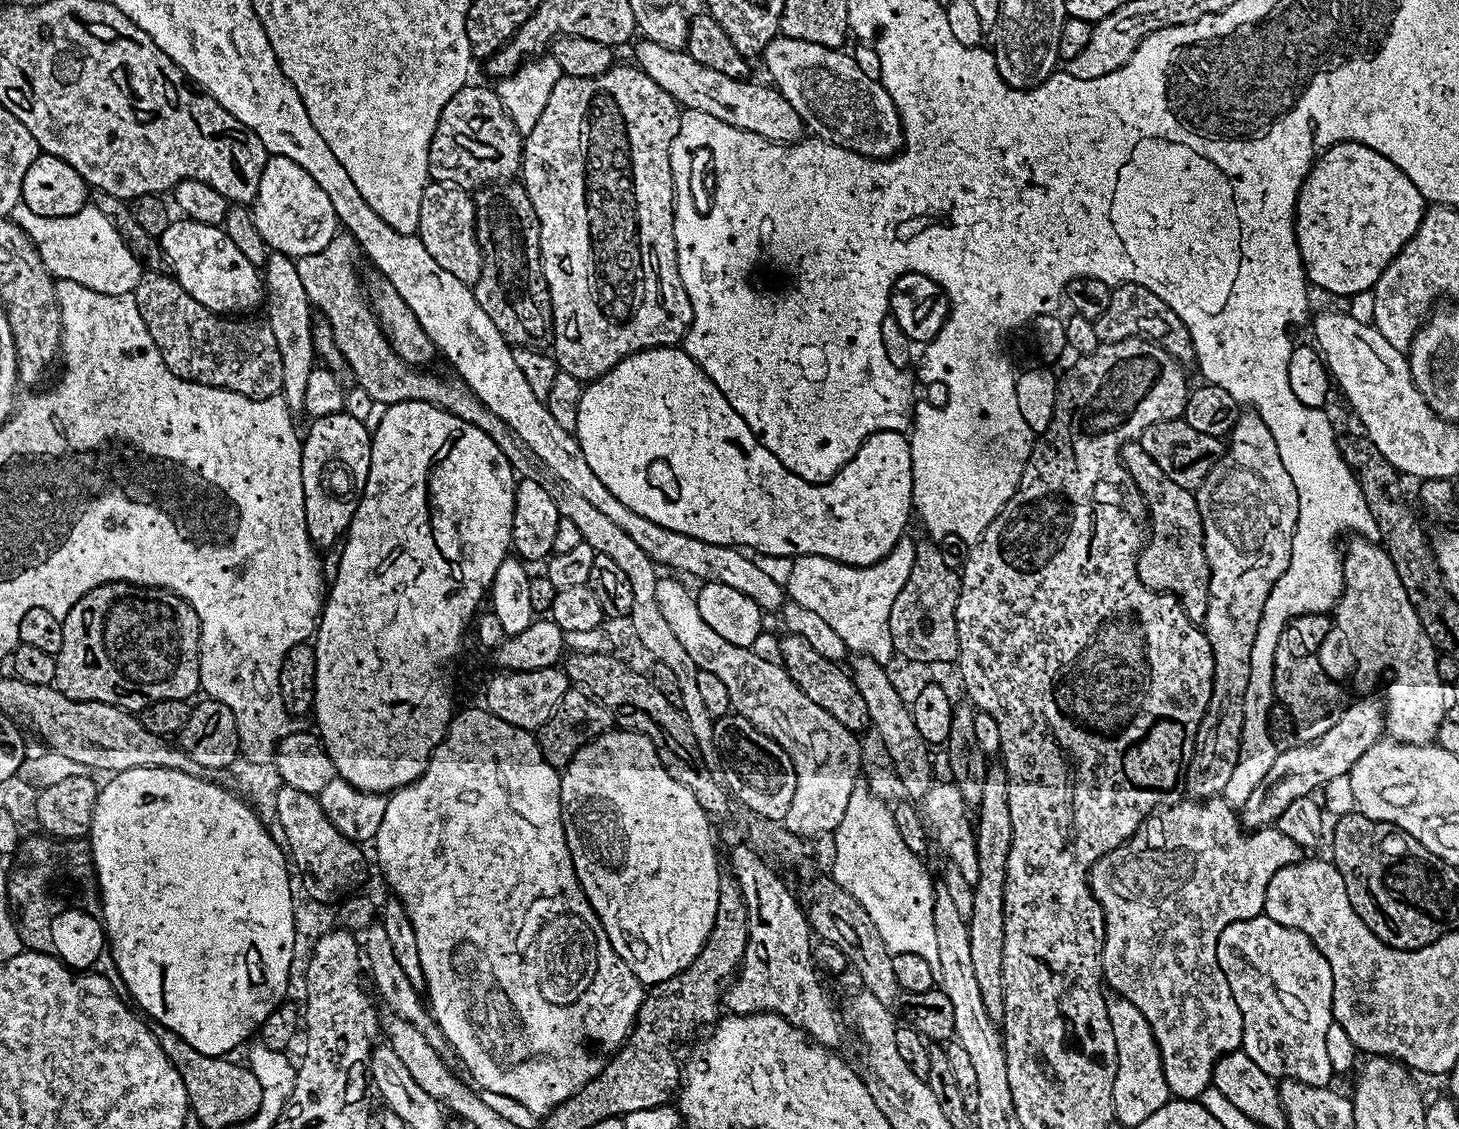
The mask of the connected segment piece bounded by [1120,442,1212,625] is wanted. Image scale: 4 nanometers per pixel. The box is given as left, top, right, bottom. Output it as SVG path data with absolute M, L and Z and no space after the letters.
M1139 442L1125 444L1120 449L1120 460L1128 472L1128 479L1134 485L1135 491L1144 499L1144 504L1148 507L1148 520L1152 523L1152 537L1147 537L1142 551L1136 558L1136 569L1138 578L1142 578L1144 585L1155 592L1168 592L1171 596L1179 600L1192 624L1203 625L1208 609L1208 599L1210 596L1210 570L1206 562L1206 550L1204 549L1204 531L1202 530L1202 514L1198 514L1198 502L1193 489L1178 486L1178 482L1173 482L1162 466L1142 450Z

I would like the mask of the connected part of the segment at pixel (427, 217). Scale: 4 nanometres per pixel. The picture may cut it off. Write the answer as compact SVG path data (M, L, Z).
M432 180L422 190L422 206L418 214L418 235L422 246L460 282L474 286L482 274L482 254L476 241L476 202L469 189Z

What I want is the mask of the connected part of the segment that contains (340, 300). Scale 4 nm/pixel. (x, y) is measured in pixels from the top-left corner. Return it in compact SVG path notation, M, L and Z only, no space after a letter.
M341 231L318 254L306 254L296 260L298 278L302 278L302 286L306 290L308 300L313 309L322 315L323 323L330 326L334 342L342 354L347 371L352 371L354 379L360 383L360 388L372 400L377 400L380 406L397 404L398 402L426 402L436 408L446 410L482 430L506 454L506 462L510 462L513 472L520 480L538 482L554 498L554 506L558 506L560 518L574 522L581 541L594 549L597 556L611 558L618 565L618 570L626 574L630 582L630 591L634 594L634 606L630 623L636 640L652 655L651 659L658 663L666 663L672 673L678 678L678 689L682 694L682 711L690 724L691 733L701 751L703 767L712 773L721 771L720 757L716 754L714 742L714 717L706 710L706 705L698 695L698 669L690 654L682 647L682 642L670 630L662 610L658 607L658 598L654 598L654 590L658 579L658 565L646 552L630 538L624 530L610 522L605 514L586 502L577 491L564 484L550 472L534 453L527 448L525 442L514 434L514 430L502 422L497 414L492 413L471 389L460 379L447 380L444 376L435 376L432 370L421 370L419 367L407 364L390 346L384 337L384 332L376 320L376 316L368 307L362 295L362 276L356 273L356 256L358 249L356 240L350 233Z

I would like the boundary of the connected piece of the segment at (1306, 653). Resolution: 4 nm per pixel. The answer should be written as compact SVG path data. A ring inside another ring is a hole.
M1324 614L1295 616L1282 630L1278 650L1274 650L1274 696L1279 703L1288 707L1296 727L1297 741L1300 742L1322 738L1334 726L1346 704L1339 686L1324 673L1320 665L1320 643L1328 636L1328 624L1330 628L1329 617Z

